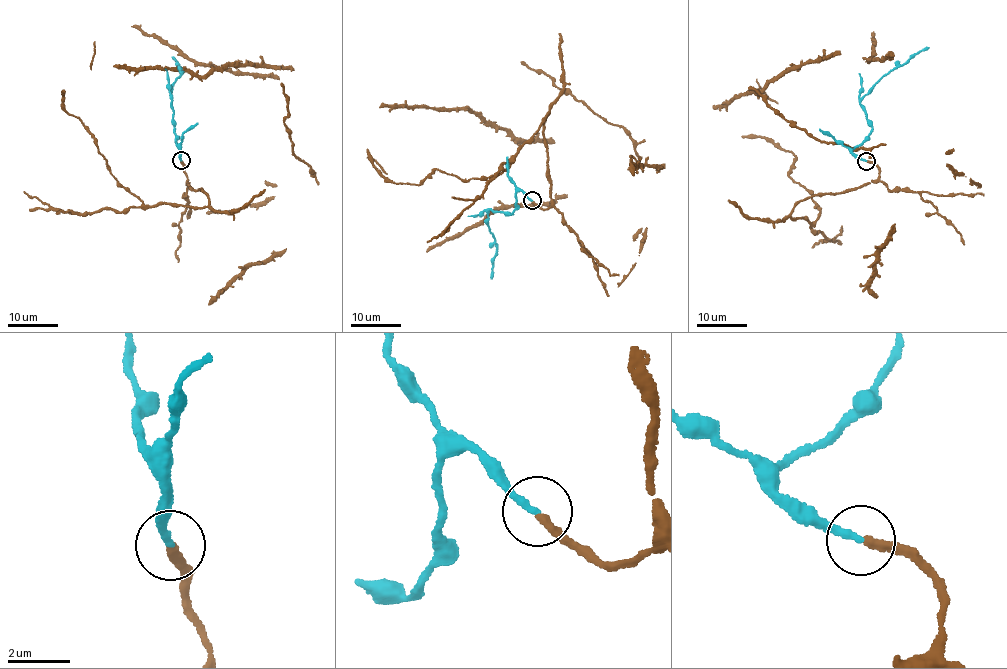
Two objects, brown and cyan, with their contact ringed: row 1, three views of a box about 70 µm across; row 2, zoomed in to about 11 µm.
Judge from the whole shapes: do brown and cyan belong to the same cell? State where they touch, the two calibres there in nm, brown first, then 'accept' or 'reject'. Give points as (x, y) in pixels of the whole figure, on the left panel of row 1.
(181, 160) | 280/240 nm | accept

